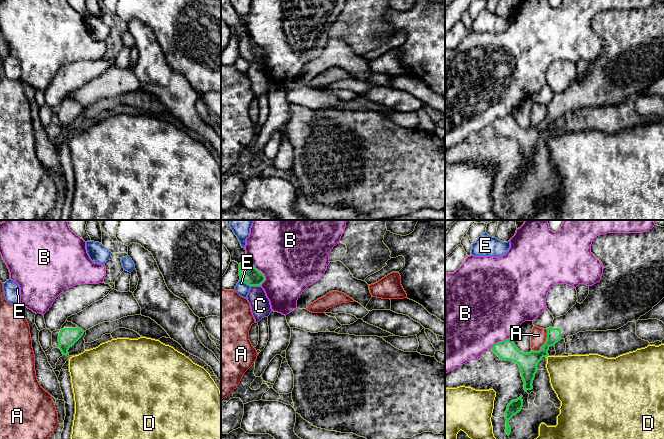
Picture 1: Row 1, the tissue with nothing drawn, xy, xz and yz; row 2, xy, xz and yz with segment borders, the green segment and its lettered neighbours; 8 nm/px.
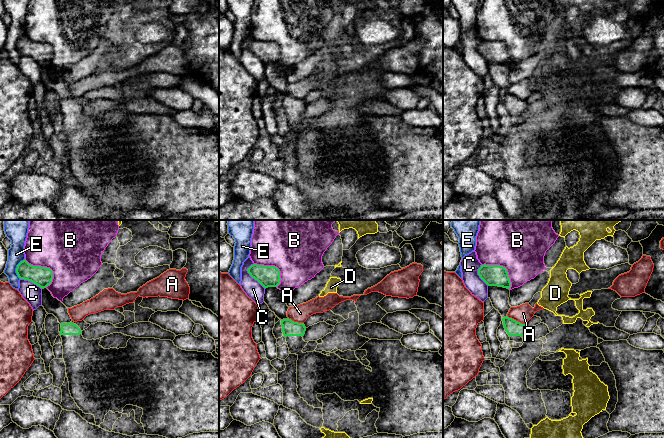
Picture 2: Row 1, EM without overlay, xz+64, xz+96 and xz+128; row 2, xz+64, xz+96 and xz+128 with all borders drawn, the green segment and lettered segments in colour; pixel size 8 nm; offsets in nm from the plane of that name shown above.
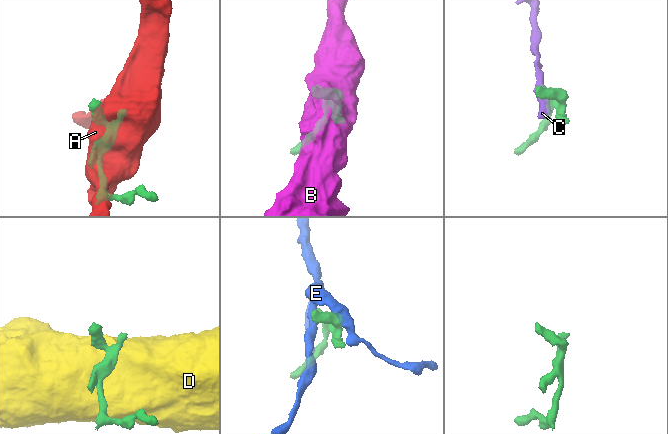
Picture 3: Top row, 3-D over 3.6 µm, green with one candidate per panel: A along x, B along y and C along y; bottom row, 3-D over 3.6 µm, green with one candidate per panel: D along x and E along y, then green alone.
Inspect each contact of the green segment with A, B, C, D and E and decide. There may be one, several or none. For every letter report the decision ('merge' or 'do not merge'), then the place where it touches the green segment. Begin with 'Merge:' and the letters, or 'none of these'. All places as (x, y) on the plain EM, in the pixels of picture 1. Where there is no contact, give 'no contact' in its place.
Merge: none of these
A: do not merge; contact yz (544, 119)
B: do not merge; contact xz (260, 47)
C: do not merge; contact xz (255, 61)
D: do not merge; contact yz (547, 131)
E: do not merge; contact xz (245, 58)

